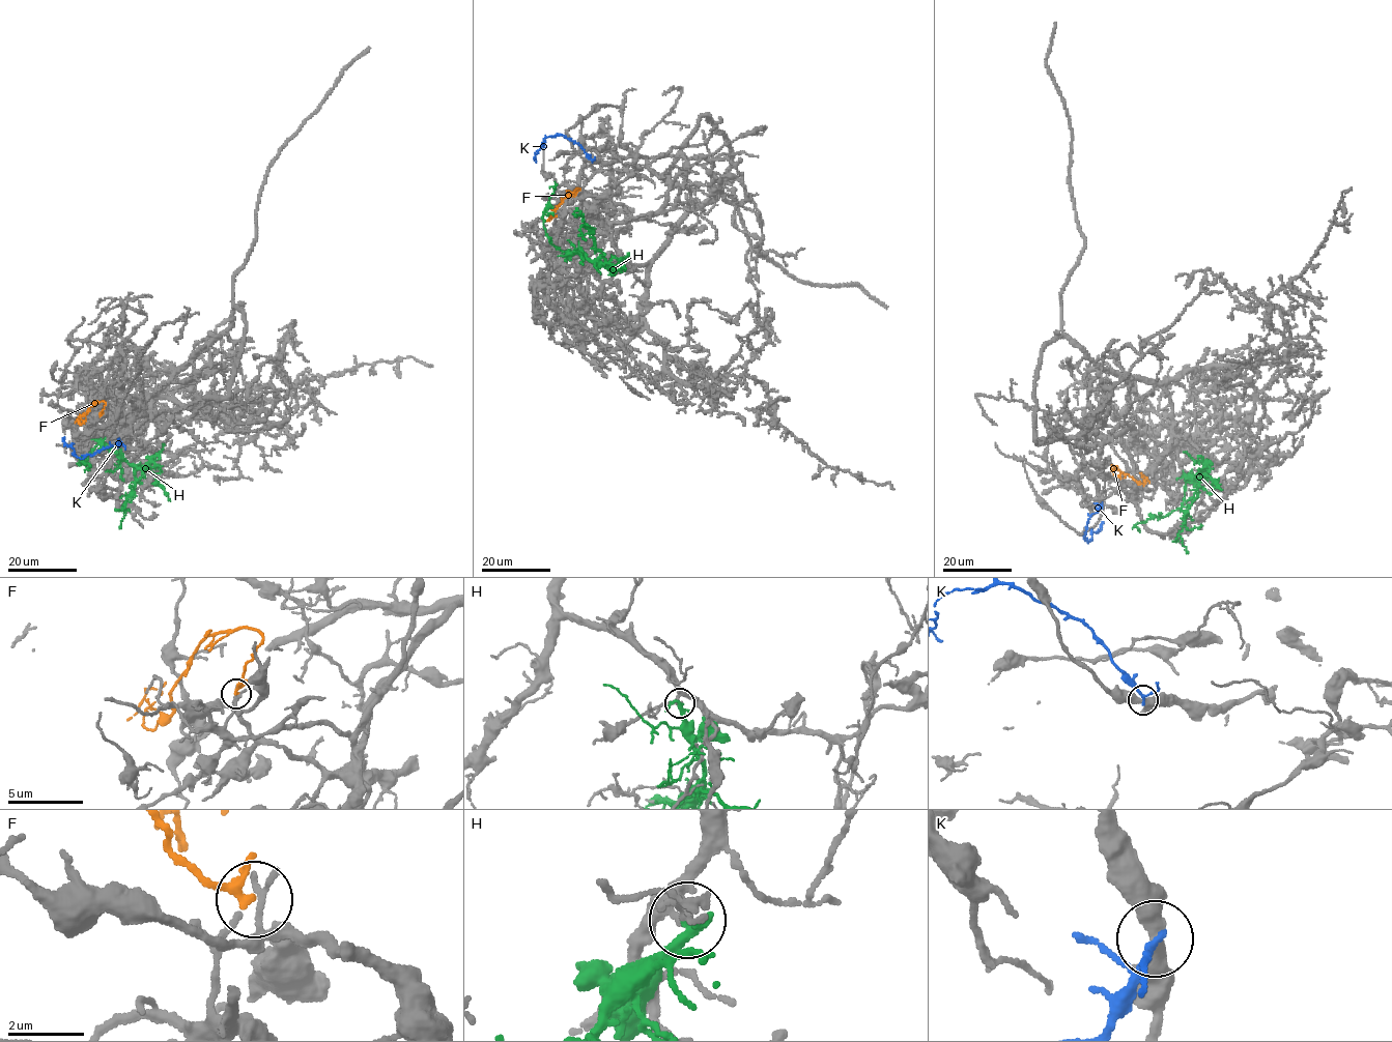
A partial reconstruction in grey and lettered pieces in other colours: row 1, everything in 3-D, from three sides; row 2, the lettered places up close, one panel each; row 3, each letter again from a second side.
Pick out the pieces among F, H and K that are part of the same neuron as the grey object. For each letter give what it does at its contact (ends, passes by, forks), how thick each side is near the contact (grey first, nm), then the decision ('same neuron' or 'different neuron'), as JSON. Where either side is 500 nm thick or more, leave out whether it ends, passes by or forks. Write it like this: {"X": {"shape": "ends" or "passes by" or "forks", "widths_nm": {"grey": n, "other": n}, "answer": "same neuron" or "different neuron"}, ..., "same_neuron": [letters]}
{"F": {"shape": "passes by", "widths_nm": {"grey": 150, "other": 170}, "answer": "same neuron"}, "H": {"shape": "passes by", "widths_nm": {"grey": 200, "other": 220}, "answer": "different neuron"}, "K": {"shape": "forks", "widths_nm": {"grey": 400, "other": 130}, "answer": "different neuron"}, "same_neuron": ["F"]}

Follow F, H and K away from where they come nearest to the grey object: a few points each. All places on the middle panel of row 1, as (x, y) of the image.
F: (572, 194), (563, 199), (548, 215), (554, 218), (545, 221)
H: (620, 267), (598, 265), (579, 254), (568, 255), (551, 242), (542, 220), (556, 186), (548, 186)
K: (592, 162), (576, 143), (562, 135), (544, 140), (535, 154), (536, 162)

